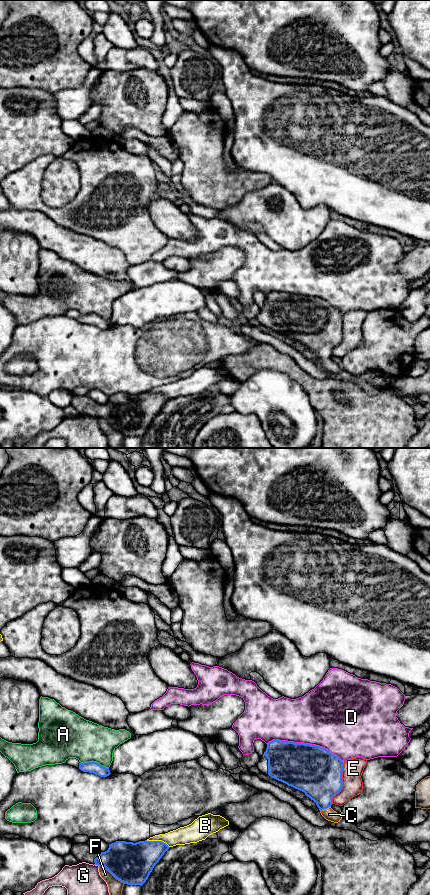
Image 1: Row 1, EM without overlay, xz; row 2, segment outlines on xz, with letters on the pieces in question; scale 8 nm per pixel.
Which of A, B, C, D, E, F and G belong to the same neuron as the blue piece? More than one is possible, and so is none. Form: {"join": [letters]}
{"join": ["C"]}

